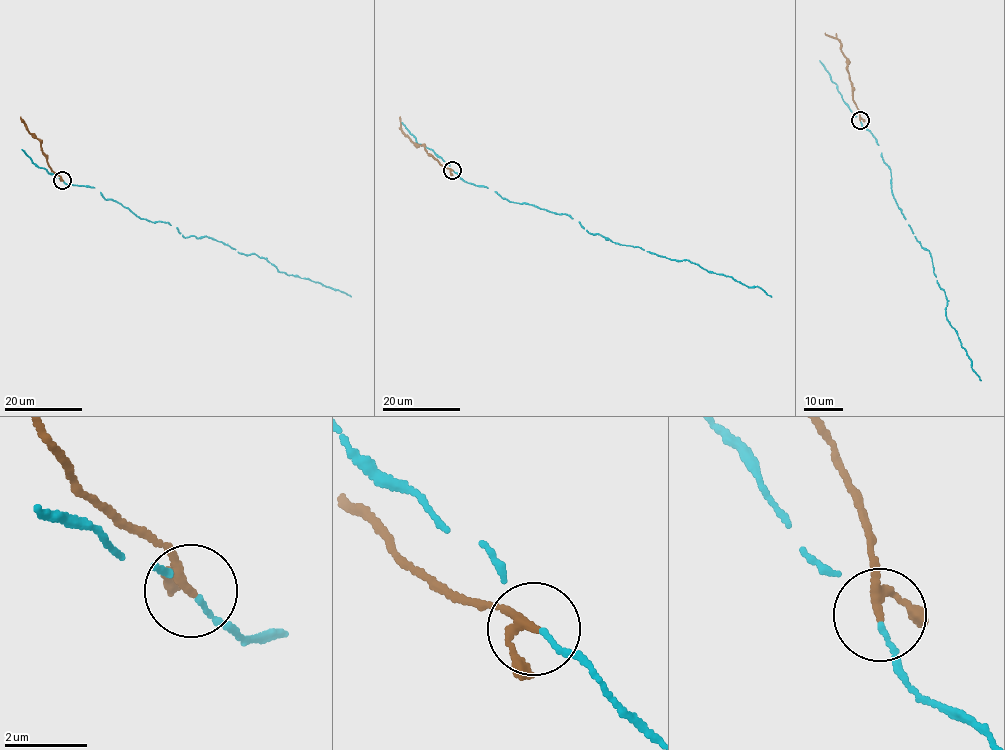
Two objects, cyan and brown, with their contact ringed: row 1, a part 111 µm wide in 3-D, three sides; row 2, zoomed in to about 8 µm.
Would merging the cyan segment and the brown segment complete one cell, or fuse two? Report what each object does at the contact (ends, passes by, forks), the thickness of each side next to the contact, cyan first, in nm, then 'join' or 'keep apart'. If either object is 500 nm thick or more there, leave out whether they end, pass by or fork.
cyan passes by; brown passes by; calibres 70 and 190 nm; keep apart

